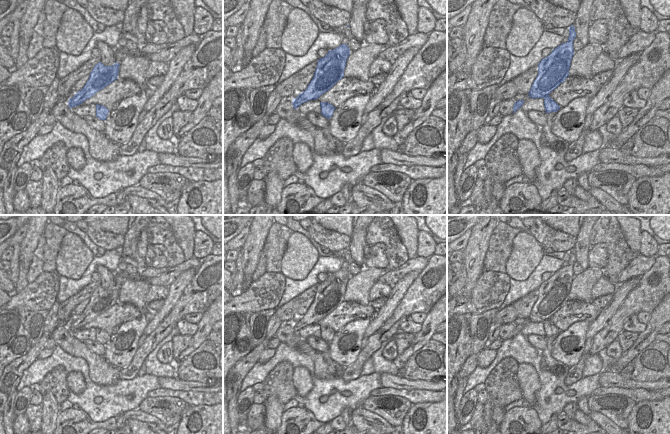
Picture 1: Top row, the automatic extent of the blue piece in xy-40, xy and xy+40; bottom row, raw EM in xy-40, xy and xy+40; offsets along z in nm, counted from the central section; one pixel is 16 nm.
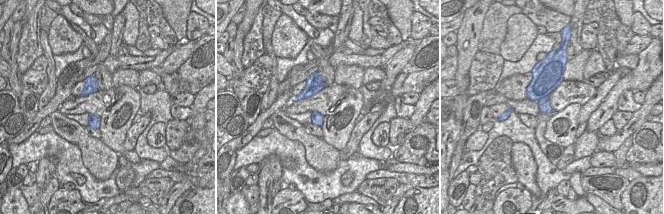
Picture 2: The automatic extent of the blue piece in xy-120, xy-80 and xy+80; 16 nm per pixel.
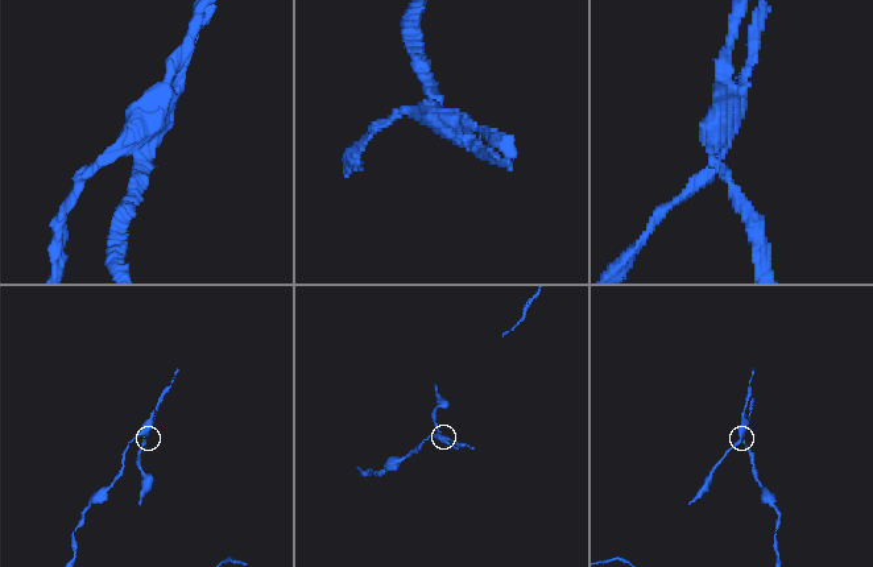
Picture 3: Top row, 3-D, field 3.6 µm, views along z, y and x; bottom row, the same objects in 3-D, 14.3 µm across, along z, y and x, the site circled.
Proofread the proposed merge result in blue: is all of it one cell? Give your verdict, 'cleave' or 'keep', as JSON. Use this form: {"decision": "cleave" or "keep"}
{"decision": "cleave"}

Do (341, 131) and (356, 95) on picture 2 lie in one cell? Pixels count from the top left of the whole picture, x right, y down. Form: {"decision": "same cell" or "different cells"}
{"decision": "same cell"}

